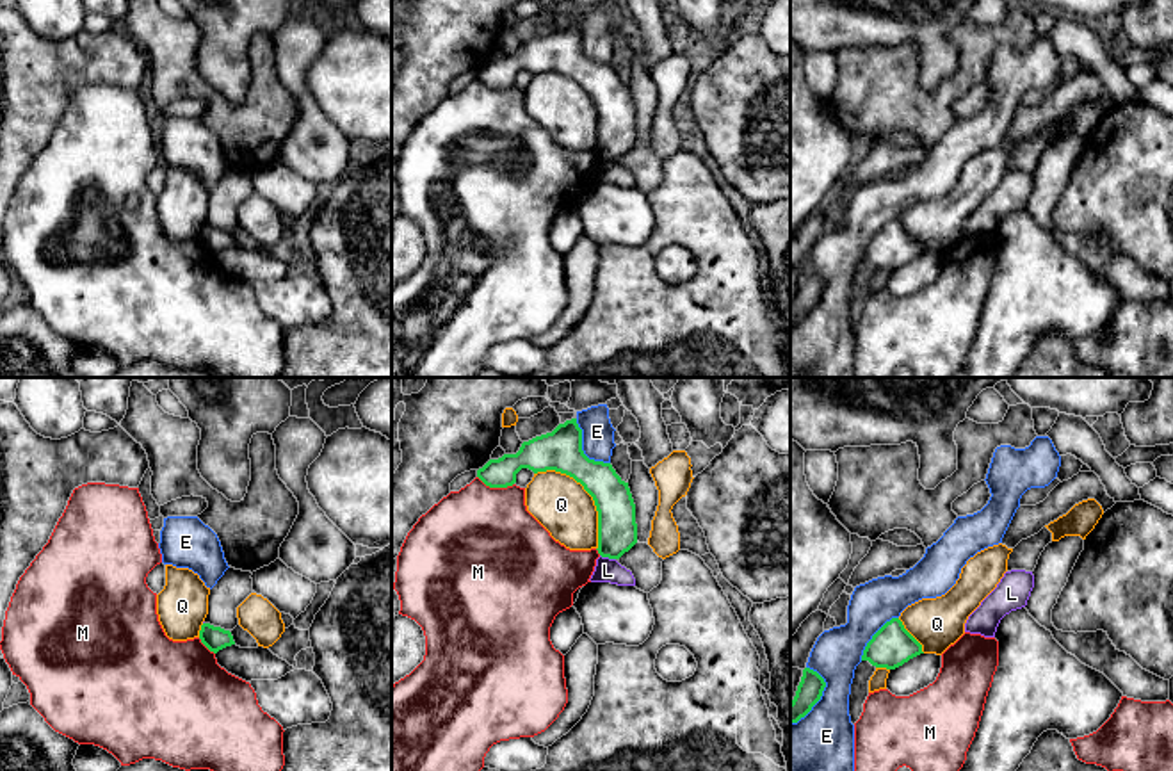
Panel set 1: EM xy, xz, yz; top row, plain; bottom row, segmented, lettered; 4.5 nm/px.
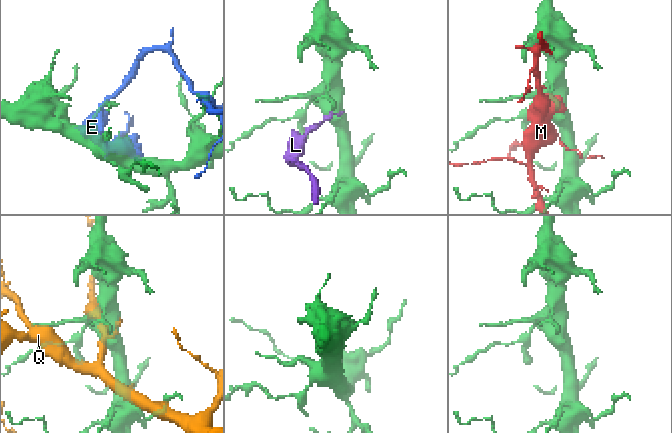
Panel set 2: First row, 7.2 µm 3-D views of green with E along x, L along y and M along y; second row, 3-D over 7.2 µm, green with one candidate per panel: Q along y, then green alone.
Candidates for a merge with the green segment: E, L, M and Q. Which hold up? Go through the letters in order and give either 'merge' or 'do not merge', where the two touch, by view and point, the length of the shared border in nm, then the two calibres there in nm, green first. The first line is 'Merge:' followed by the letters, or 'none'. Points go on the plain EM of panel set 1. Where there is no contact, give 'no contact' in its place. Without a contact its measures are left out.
Merge: none
E: do not merge; meets green in xz at (581, 50); contact 260 nm long; 190 nm thick on the green side, 140 nm on the other
L: do not merge; meets green in xz at (607, 157); contact 80 nm long; 180 nm thick on the green side, 110 nm on the other
M: do not merge; meets green in xz at (495, 88); contact 170 nm long; 160 nm thick on the green side, 480 nm on the other
Q: do not merge; meets green in xz at (588, 93); contact 460 nm long; 190 nm thick on the green side, 260 nm on the other

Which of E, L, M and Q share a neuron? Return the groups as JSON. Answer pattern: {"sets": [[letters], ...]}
{"sets": [["E"], ["L"], ["M"], ["Q"]]}

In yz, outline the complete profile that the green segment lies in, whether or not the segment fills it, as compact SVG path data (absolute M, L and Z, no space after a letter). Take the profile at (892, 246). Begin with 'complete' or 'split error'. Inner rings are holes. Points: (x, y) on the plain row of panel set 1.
complete | M892 219L867 244L862 262L869 262L876 269L895 271L920 255L924 255L922 246L899 219Z

